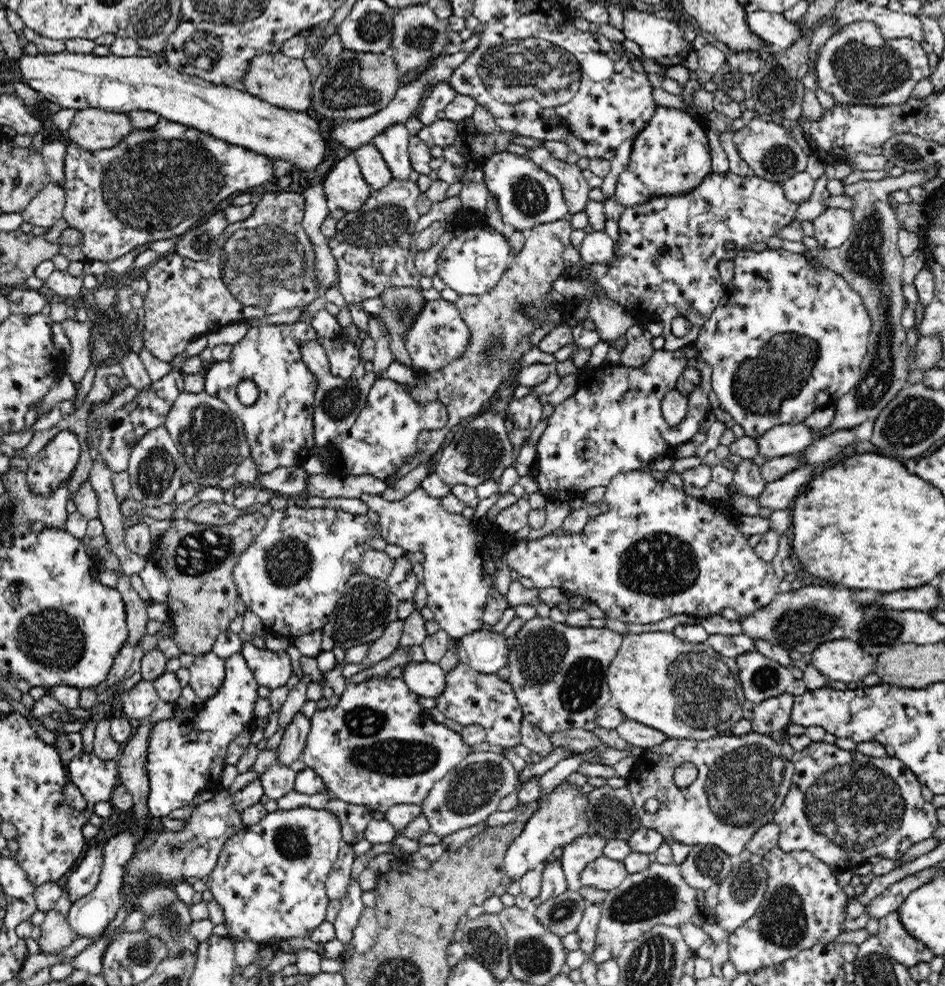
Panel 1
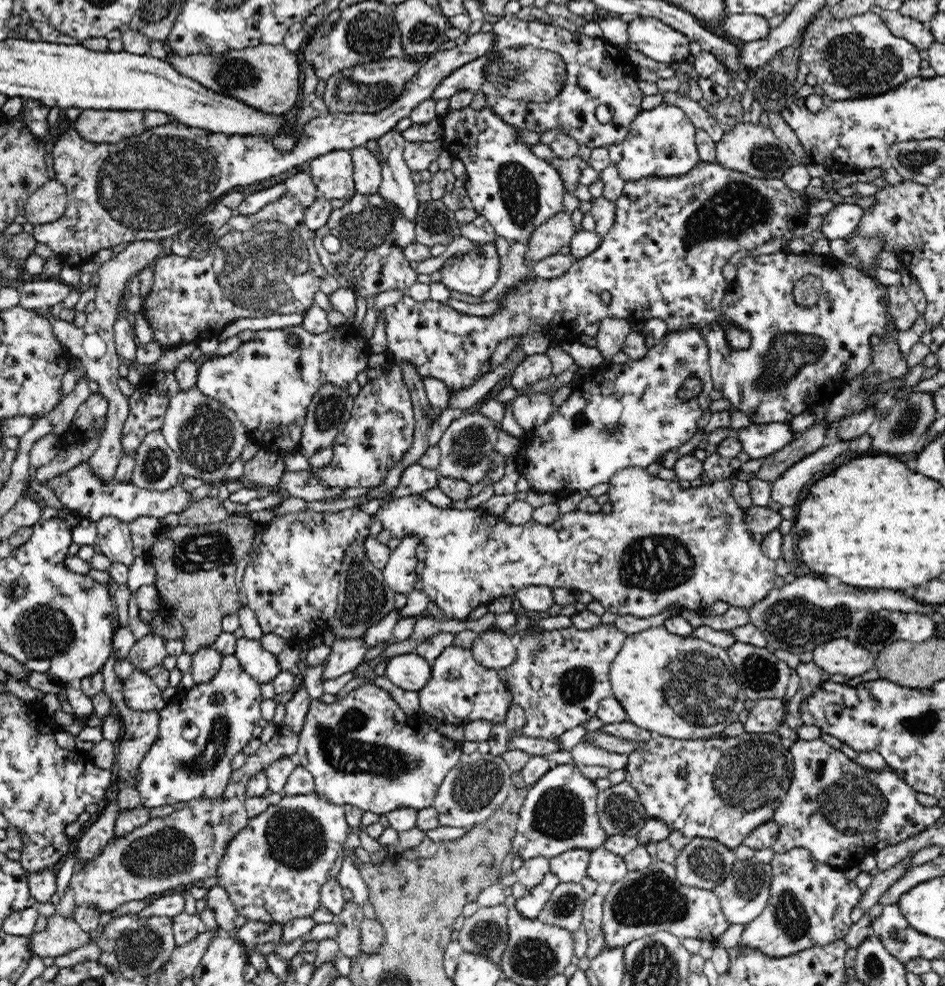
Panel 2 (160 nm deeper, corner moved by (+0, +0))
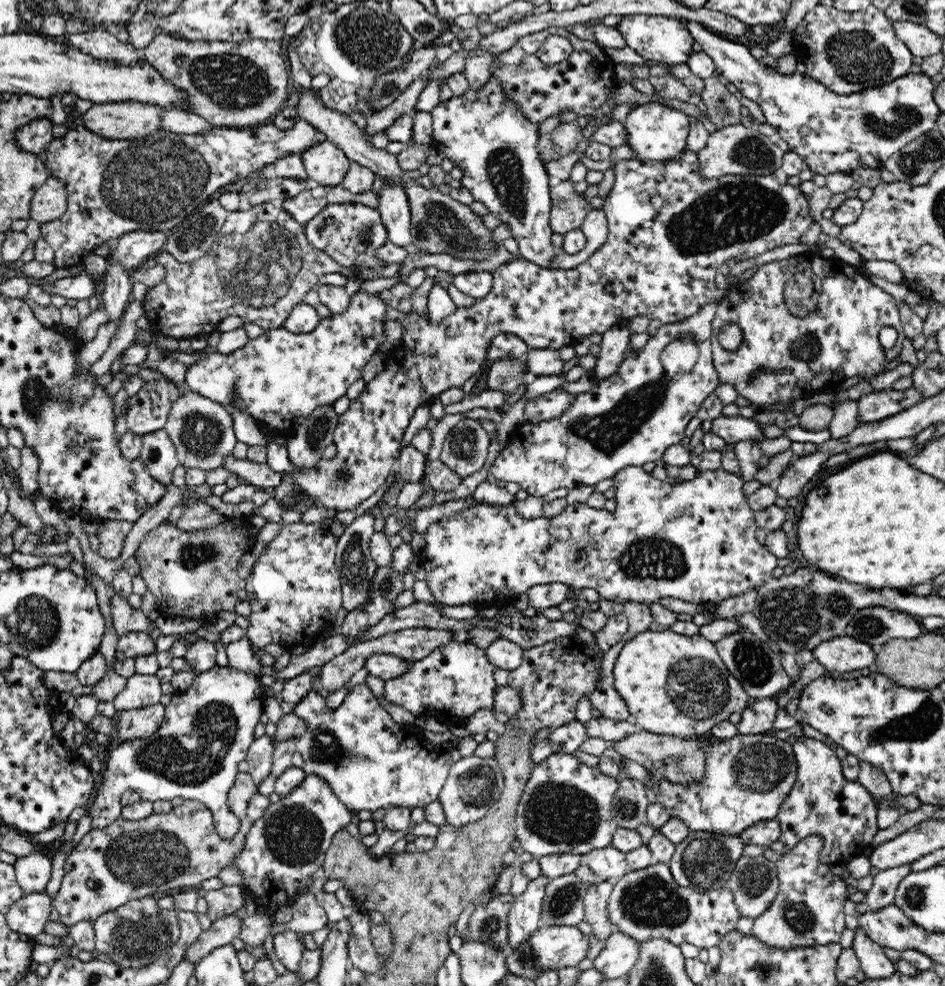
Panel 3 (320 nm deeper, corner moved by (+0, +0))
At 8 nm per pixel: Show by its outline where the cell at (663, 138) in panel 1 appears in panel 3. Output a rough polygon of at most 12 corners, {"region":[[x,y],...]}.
{"region":[[658,102],[623,120],[640,162],[667,162],[687,147],[689,116]]}

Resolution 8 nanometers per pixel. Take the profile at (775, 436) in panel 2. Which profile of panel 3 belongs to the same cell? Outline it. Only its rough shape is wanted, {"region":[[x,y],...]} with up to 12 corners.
{"region":[[724,416],[711,420],[712,433],[727,443],[764,440],[753,418]]}

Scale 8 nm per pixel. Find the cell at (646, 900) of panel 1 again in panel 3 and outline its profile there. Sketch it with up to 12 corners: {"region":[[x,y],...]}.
{"region":[[666,863],[615,880],[608,914],[640,943],[718,946],[743,916],[728,887]]}

